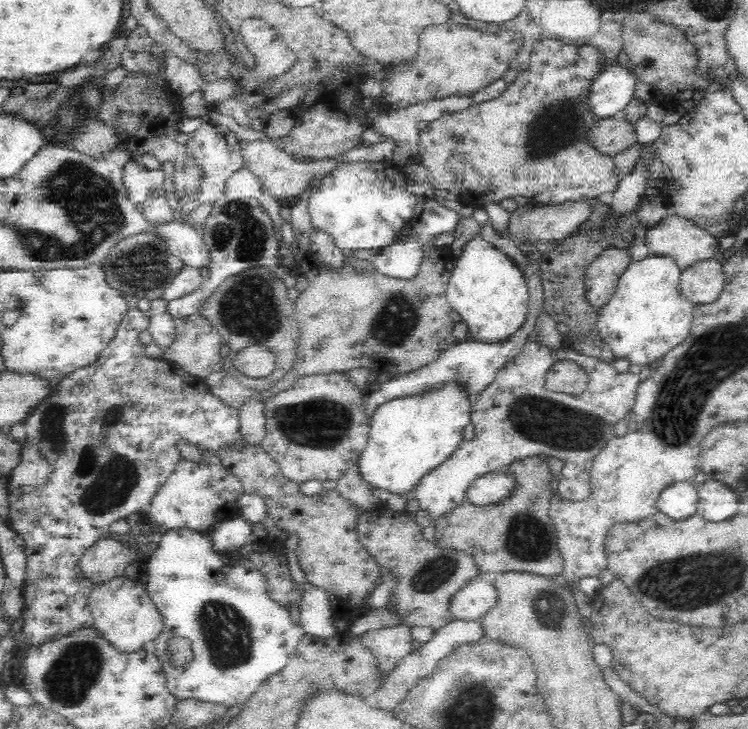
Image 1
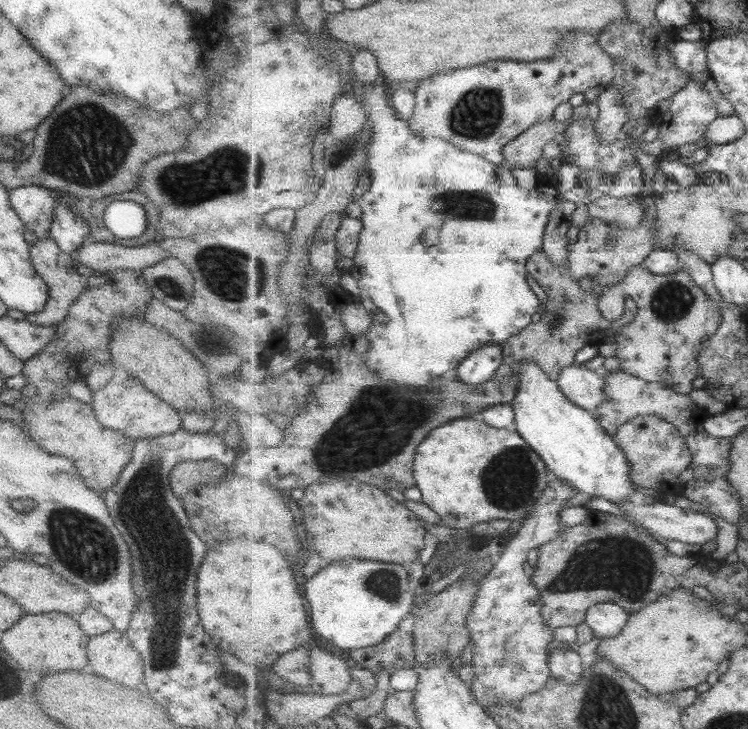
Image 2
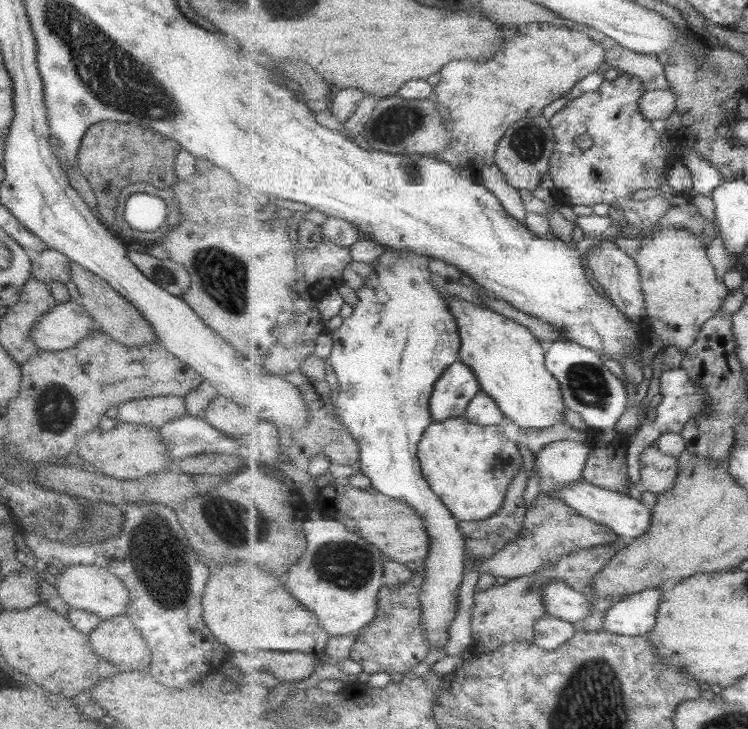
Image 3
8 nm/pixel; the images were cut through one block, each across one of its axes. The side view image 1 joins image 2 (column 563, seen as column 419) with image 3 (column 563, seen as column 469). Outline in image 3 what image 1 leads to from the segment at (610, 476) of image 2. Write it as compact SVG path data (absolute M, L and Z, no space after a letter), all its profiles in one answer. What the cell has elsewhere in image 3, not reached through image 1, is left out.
M444 295L458 319L462 348L460 359L475 371L483 392L491 395L507 419L521 428L545 429L566 422L565 401L558 378L546 367L545 348L529 328L493 310Z

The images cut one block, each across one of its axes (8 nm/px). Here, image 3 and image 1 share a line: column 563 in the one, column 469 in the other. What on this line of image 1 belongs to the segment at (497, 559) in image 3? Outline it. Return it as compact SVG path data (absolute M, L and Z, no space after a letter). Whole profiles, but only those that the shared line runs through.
M539 456L528 457L514 461L504 469L511 470L516 477L516 490L498 504L488 504L482 507L466 500L435 522L434 542L440 548L448 547L468 553L479 574L487 577L508 572L532 573L545 577L560 575L563 572L563 560L557 545L554 523L548 516L548 502L550 502L550 496L555 490L552 487L554 476L550 473L547 461Z

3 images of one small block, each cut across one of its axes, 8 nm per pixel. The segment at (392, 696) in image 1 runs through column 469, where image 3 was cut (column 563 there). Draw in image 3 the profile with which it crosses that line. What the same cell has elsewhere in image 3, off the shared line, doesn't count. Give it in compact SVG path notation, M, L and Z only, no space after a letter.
M547 613L535 624L534 643L547 650L555 650L563 646L576 631L574 623L565 622Z

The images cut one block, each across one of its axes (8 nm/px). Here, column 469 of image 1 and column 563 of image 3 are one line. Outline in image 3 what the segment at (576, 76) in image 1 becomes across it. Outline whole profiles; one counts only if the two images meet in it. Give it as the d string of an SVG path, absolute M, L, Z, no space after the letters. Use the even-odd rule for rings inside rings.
M628 73L618 74L617 78L613 81L603 80L601 82L601 86L595 92L587 92L582 96L577 97L576 99L572 99L565 108L561 108L553 118L550 118L551 121L551 131L555 132L555 152L552 154L550 160L550 175L554 182L554 187L557 188L557 192L555 192L555 200L559 200L563 206L565 206L565 200L567 200L567 204L572 205L585 205L585 206L595 206L595 204L608 204L617 205L622 209L625 209L625 216L627 216L627 220L629 223L633 224L634 228L638 231L638 233L642 233L645 230L649 230L651 227L656 226L659 223L659 220L669 212L669 208L671 208L671 201L669 199L665 199L665 197L661 197L661 195L657 195L657 197L651 197L650 199L645 199L642 201L637 201L634 199L634 196L631 194L635 194L640 190L647 189L657 189L662 188L667 182L667 173L669 172L669 166L673 161L671 159L672 153L665 145L663 145L663 141L661 135L659 135L659 131L653 128L653 123L650 119L646 117L642 112L641 100L643 96L646 94L647 90L642 86L643 82L637 76L633 76ZM583 134L587 134L591 140L593 140L593 144L591 147L587 149L581 149L577 145L576 141L579 136L583 136Z

